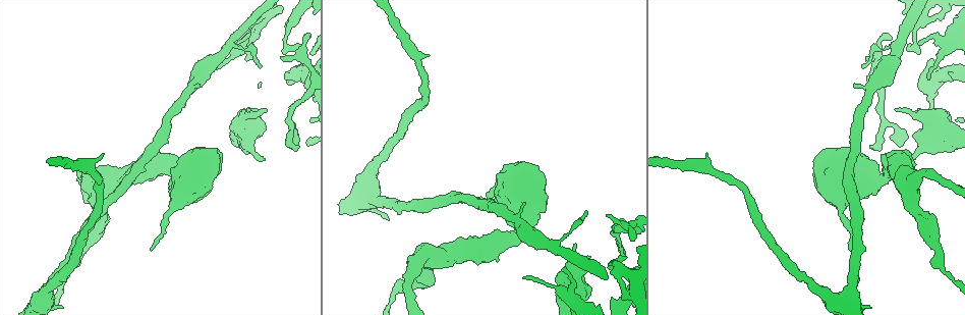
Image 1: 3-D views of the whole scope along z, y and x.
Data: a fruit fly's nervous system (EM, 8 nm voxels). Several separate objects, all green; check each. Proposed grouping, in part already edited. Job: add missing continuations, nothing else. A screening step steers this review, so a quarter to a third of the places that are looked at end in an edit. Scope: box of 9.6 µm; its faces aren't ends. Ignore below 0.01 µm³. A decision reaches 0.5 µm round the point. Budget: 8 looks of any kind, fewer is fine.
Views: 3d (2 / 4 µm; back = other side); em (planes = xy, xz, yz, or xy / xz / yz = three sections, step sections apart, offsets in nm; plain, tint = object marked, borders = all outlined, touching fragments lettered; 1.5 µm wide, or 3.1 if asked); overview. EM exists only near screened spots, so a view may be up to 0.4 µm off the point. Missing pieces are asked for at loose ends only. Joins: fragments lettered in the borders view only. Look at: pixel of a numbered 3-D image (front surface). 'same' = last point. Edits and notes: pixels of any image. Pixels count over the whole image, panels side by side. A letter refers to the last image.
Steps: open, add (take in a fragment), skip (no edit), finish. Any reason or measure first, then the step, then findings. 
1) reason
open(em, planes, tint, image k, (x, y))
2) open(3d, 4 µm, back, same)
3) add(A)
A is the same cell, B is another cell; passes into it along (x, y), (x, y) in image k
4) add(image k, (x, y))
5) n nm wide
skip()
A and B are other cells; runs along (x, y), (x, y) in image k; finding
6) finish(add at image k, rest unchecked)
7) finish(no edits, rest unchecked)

thick end
open(3d, 4 µm, image 1, (266, 110))

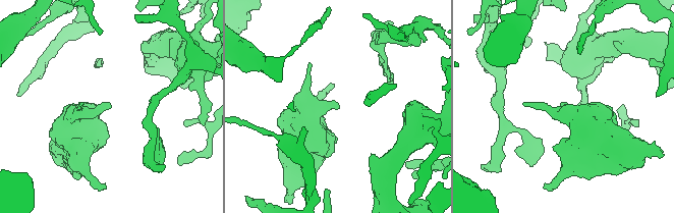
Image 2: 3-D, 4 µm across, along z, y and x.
open(em, planes, borders, image 2, (338, 107))

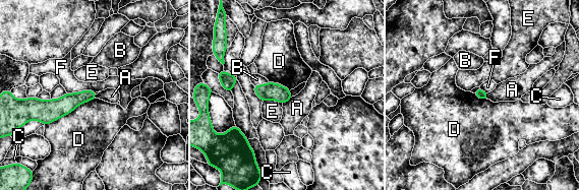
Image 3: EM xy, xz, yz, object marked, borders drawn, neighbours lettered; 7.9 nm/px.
D touches over 460 nm
skip()
A, B, C, D, E and F are other cells; runs along (93, 94), (61, 107), (31, 101) in image 3; no lettered fragment goes on from it

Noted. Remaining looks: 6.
an open end
open(em, planes, borders, image 1, (282, 56))

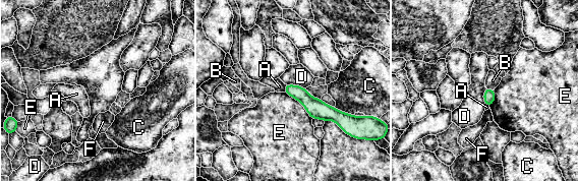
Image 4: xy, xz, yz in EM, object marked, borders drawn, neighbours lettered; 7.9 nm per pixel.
E touches over 300 nm
skip()
A, B, C, D, E and F are other cells; no lettered fragment goes on from it

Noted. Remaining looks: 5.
open(3d, 2 µm, image 1, (869, 148))

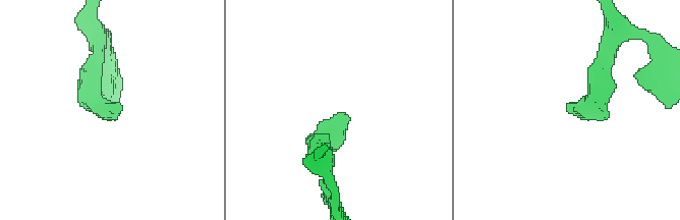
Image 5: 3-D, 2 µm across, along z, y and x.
need the tissue
open(em, xz, step 4, borders, image 5, (342, 114))

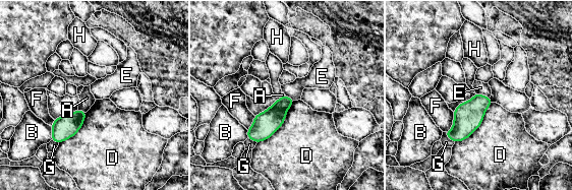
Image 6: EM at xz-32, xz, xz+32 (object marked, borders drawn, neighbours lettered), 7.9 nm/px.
skip()
A, B, D, E, F, G and H are other cells; border along (475, 92), (489, 98) in image 6; none of them fits

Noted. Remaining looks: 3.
finish(no edits, rest unchecked)

